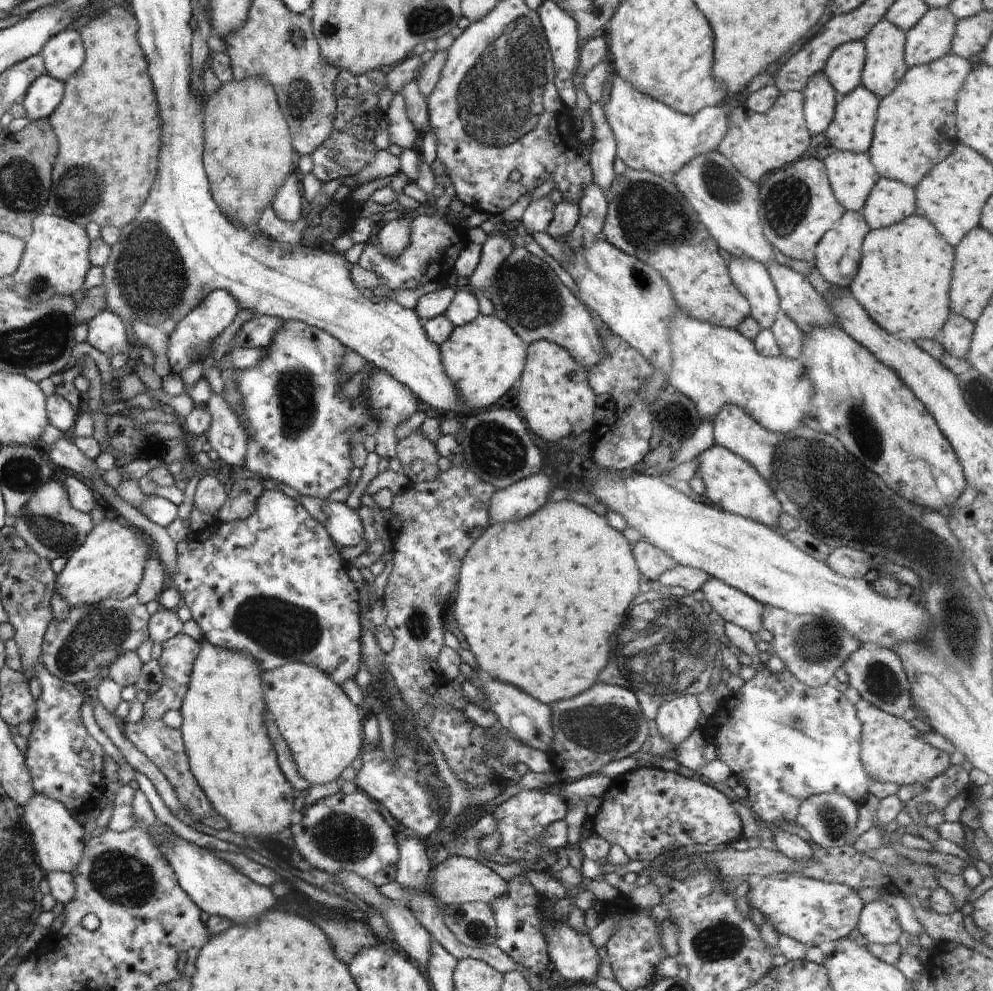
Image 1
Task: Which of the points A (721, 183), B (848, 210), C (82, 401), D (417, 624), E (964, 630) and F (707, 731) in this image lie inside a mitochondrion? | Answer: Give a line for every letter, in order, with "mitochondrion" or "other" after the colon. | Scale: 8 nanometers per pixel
A: mitochondrion
B: other
C: other
D: mitochondrion
E: mitochondrion
F: other

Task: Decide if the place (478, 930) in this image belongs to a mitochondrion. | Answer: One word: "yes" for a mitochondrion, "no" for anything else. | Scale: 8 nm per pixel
yes

